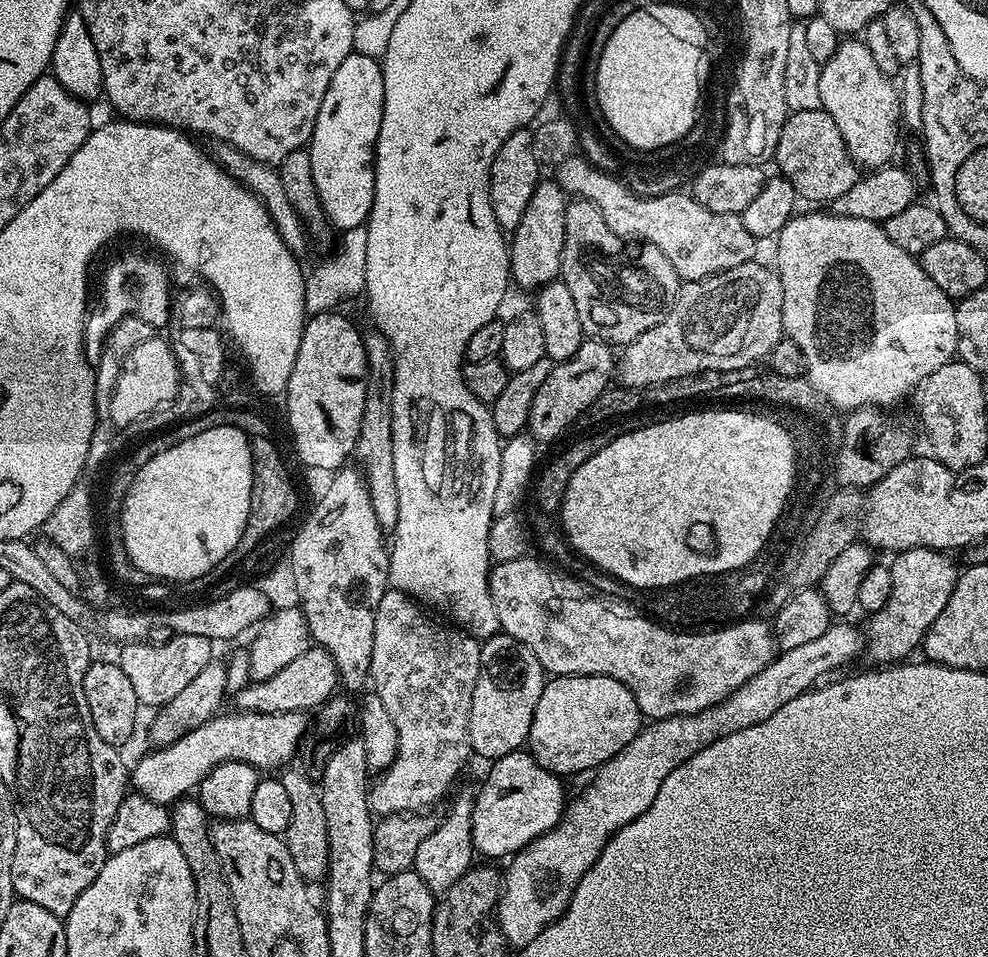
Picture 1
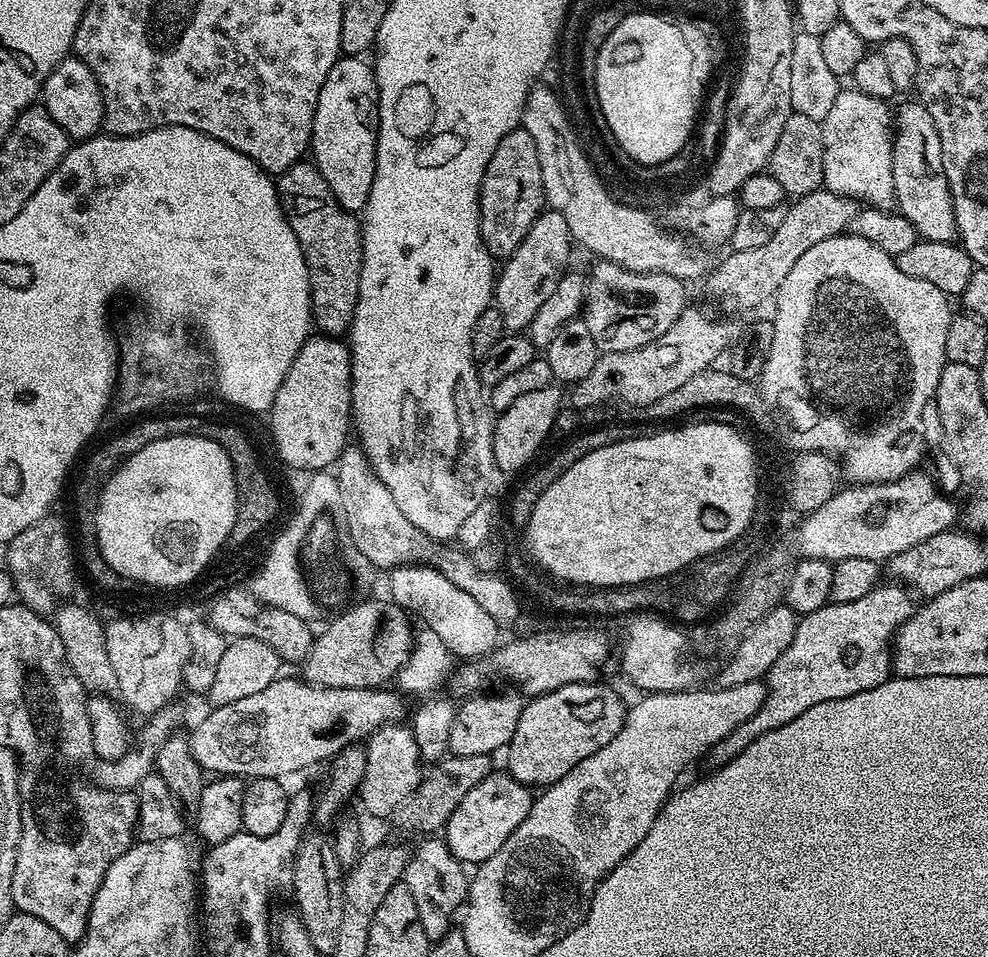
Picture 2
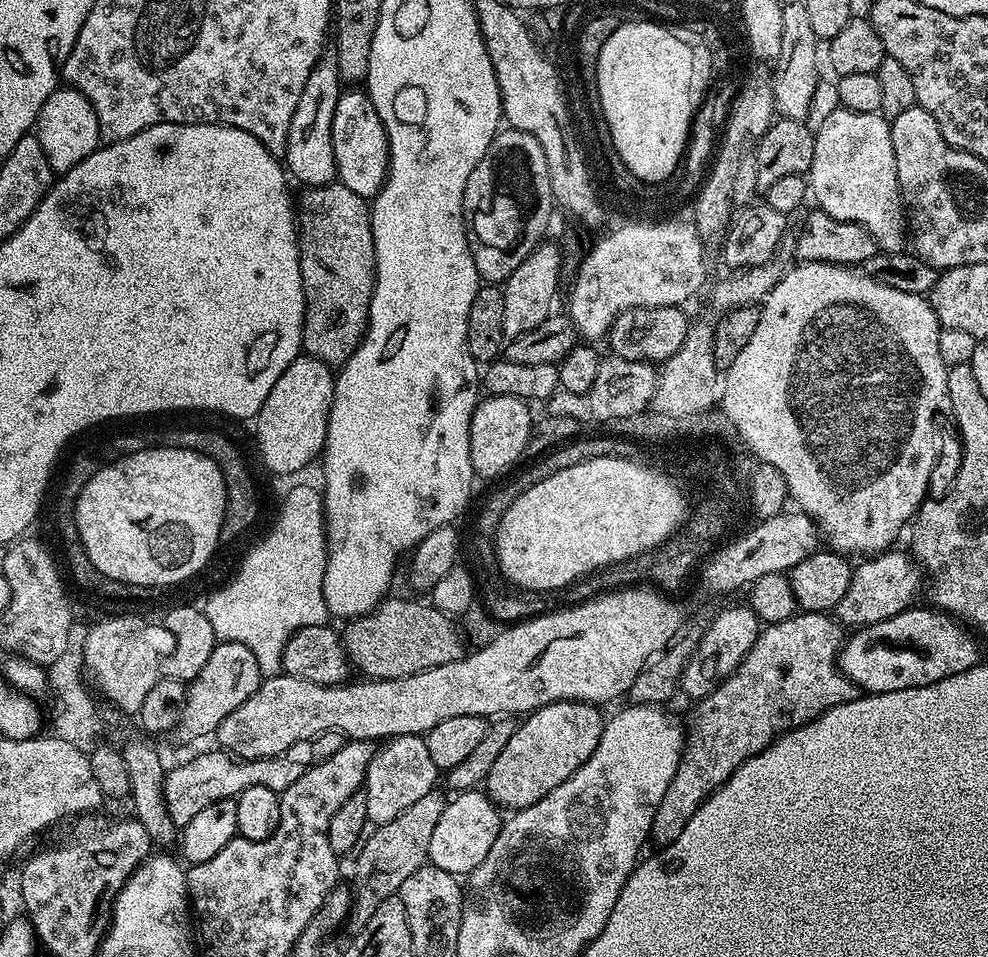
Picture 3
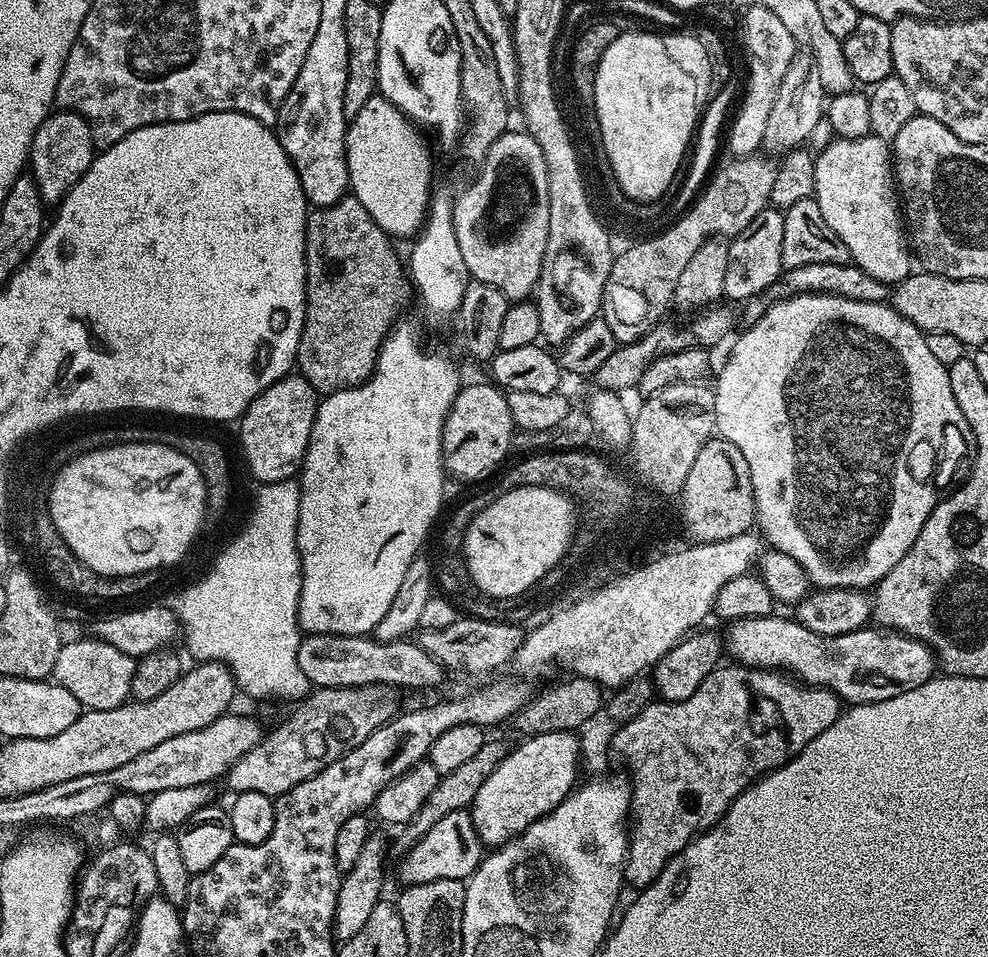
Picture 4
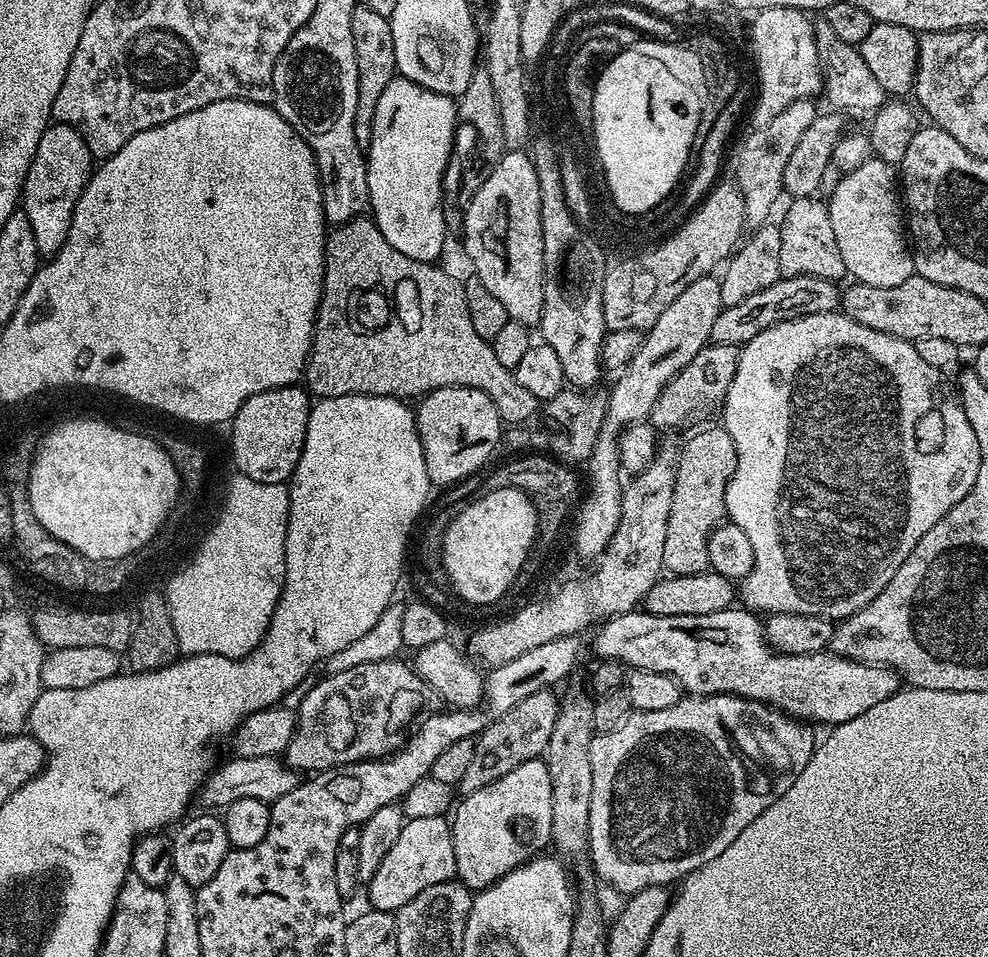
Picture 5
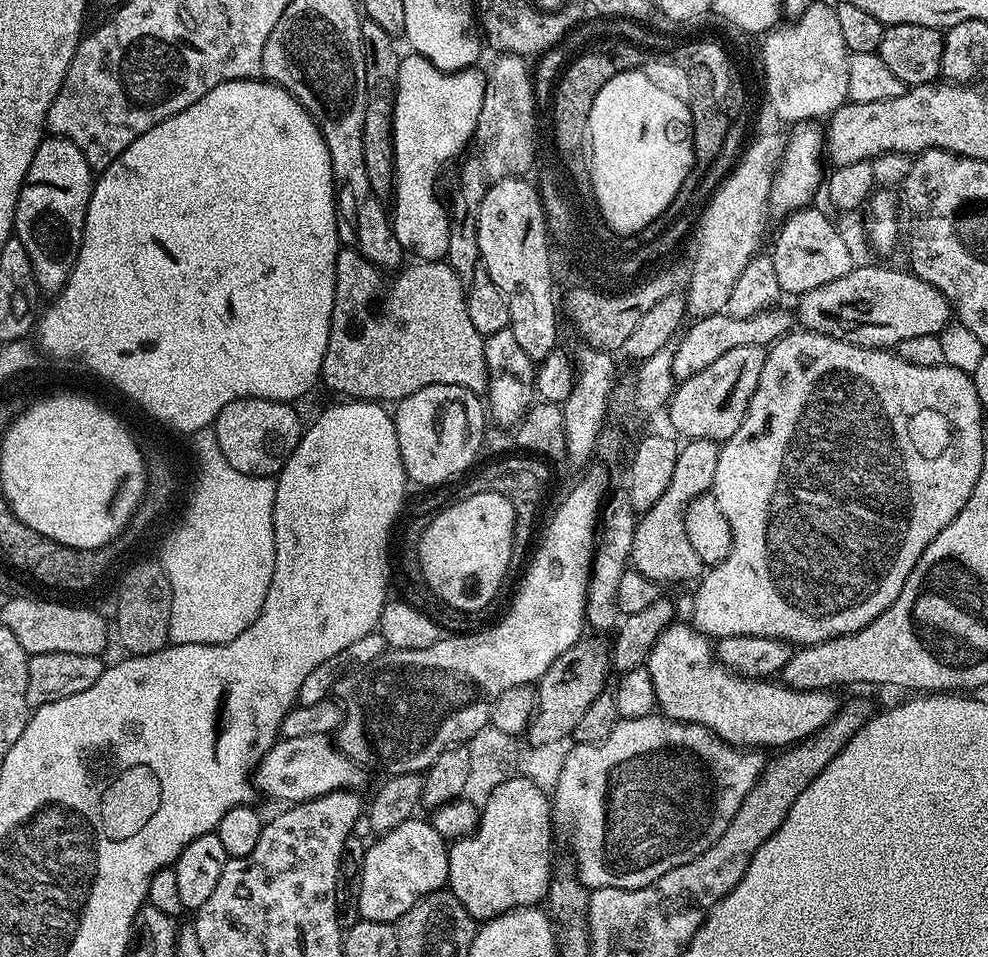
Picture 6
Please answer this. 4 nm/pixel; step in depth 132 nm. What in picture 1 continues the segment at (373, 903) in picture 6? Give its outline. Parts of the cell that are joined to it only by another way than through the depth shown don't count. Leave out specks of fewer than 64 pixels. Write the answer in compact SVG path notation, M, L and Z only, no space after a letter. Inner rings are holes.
M524 750L491 761L489 768L492 769L484 785L480 792L475 793L472 846L479 855L481 852L484 856L507 857L525 848L531 840L552 831L552 827L560 823L566 807L565 781L538 766L536 760Z

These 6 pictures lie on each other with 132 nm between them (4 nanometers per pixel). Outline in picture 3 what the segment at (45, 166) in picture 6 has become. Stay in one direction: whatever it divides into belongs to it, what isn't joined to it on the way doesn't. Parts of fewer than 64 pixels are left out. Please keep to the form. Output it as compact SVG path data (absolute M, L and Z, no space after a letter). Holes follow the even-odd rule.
M57 86L50 98L42 102L34 134L42 142L42 150L46 150L46 162L50 162L56 174L69 172L102 144L98 114L94 114L94 106L90 106L90 102L79 90L67 86Z

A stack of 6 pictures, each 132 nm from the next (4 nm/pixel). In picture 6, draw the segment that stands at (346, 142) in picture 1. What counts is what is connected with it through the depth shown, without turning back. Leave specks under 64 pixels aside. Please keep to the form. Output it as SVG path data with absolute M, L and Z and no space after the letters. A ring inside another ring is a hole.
M415 54L401 55L400 65L398 66L398 82L396 83L396 97L392 103L392 141L394 142L394 162L396 163L396 186L394 189L394 201L396 205L391 205L390 219L392 222L392 229L398 238L398 242L404 247L405 253L411 254L412 252L417 261L420 262L440 262L445 259L447 254L447 246L450 241L450 226L448 221L448 209L445 201L440 201L440 196L436 193L436 183L440 180L440 171L444 168L444 163L447 160L452 160L460 151L463 150L467 144L475 137L476 123L478 122L478 114L482 110L482 98L484 97L484 72L475 67L464 69L463 72L443 72L438 70L429 60L417 56Z

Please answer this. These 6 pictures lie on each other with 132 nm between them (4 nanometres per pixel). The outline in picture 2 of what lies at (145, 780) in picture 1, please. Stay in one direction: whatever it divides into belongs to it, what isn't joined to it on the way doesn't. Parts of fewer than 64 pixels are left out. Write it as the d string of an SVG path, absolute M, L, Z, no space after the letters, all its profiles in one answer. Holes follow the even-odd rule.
M278 678L274 682L270 682L270 686L266 686L266 690L258 690L258 694L249 694L247 698L238 698L238 702L230 702L221 708L213 707L209 716L204 716L197 722L196 729L190 732L190 750L201 770L216 776L239 776L253 780L258 778L285 778L284 776L292 776L295 772L300 772L303 768L318 763L319 760L324 760L323 762L331 761L332 757L339 754L346 746L367 741L368 737L374 735L382 725L399 724L406 716L406 708L404 712L405 697L396 690L387 692L387 687L384 686L378 688L319 688L317 684L310 684L303 678L297 678L297 680L284 679Z

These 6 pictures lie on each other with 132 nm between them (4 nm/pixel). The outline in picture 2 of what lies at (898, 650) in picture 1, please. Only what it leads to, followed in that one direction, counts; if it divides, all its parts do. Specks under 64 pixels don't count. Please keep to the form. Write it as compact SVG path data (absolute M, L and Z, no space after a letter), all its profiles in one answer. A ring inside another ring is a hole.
M896 582L881 583L866 598L858 598L855 602L842 602L841 604L826 603L818 610L805 612L799 617L794 638L786 650L770 666L766 677L768 693L754 718L742 722L738 730L734 730L722 742L718 742L710 749L713 765L729 764L734 757L742 754L754 738L774 730L778 726L786 726L786 722L794 722L798 714L806 714L810 706L818 706L818 702L830 702L838 698L850 698L850 694L858 694L862 690L874 690L874 686L884 684L892 672L892 649L890 647L896 629L901 628L911 617L914 611L914 596L909 589Z

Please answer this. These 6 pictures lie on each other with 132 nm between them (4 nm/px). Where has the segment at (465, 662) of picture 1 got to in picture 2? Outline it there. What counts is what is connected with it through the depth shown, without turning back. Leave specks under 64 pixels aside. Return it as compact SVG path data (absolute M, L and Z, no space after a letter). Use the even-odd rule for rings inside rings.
M421 627L415 633L412 642L412 653L408 661L402 666L402 670L394 677L394 684L405 697L428 696L416 709L410 712L410 727L414 738L418 742L420 759L424 762L435 762L444 759L448 752L448 739L450 738L450 726L454 722L456 708L453 701L447 695L432 696L440 687L445 687L446 681L454 671L454 657L452 651L434 634L434 630Z

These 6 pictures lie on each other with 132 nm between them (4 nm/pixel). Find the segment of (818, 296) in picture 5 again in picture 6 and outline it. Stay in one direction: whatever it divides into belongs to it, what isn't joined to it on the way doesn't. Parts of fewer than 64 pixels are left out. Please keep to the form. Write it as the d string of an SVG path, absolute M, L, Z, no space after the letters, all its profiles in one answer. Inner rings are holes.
M773 306L764 312L754 314L750 318L734 318L724 312L719 312L713 316L701 316L691 321L692 325L683 329L679 337L680 345L674 348L674 366L672 367L673 377L677 381L690 378L698 374L698 370L706 370L710 362L715 362L717 358L722 358L722 354L727 354L730 350L735 350L737 346L758 346L764 348L781 340L794 328L794 316L781 306Z

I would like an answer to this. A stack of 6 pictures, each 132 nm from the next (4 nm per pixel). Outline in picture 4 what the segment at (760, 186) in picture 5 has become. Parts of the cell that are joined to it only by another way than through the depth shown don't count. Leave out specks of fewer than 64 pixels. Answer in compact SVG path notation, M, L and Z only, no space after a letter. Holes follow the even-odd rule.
M806 52L797 53L779 84L778 94L767 115L761 147L777 156L801 147L823 121L826 112L826 93L819 79L818 66Z

